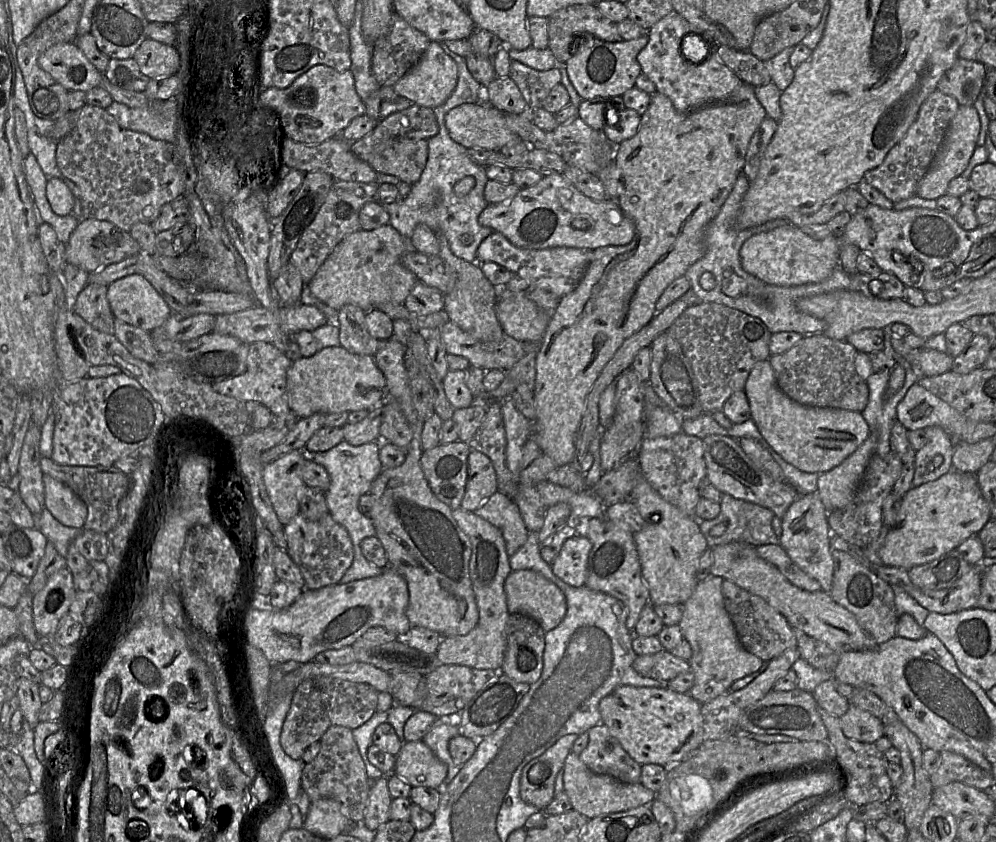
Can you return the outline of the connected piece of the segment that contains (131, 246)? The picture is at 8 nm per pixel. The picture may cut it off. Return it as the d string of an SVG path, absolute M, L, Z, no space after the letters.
M79 219L79 224L71 234L66 244L65 262L73 264L91 273L106 267L109 264L118 263L141 251L139 243L129 234L115 224L99 219Z

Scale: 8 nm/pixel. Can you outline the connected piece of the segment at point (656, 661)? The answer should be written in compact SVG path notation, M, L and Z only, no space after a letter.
M664 649L651 655L637 655L632 666L640 675L660 682L669 682L677 675L690 671L689 661Z

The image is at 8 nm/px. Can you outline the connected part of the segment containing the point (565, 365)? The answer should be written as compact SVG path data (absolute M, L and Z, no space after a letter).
M743 81L728 99L704 105L687 113L678 112L668 96L657 92L651 95L651 102L647 111L641 116L640 128L637 134L623 141L615 148L615 162L620 169L624 187L623 193L617 198L617 204L624 214L634 222L635 236L633 240L626 245L605 246L592 250L592 259L579 285L574 291L560 298L549 321L543 339L539 344L536 356L536 378L534 388L536 418L532 422L530 437L533 438L541 450L554 461L557 467L569 464L575 458L576 438L585 412L587 397L604 366L611 360L627 338L646 326L656 315L656 302L666 287L675 279L683 276L688 267L705 254L705 229L709 222L719 213L722 205L732 191L738 176L742 174L749 142L762 121L766 118L766 110L755 95L755 87Z

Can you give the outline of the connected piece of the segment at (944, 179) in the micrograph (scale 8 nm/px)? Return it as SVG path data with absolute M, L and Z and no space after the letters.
M973 105L959 106L930 168L918 184L915 195L927 200L937 200L947 194L950 181L960 176L968 166L969 160L977 147L979 133L980 119L975 107Z

